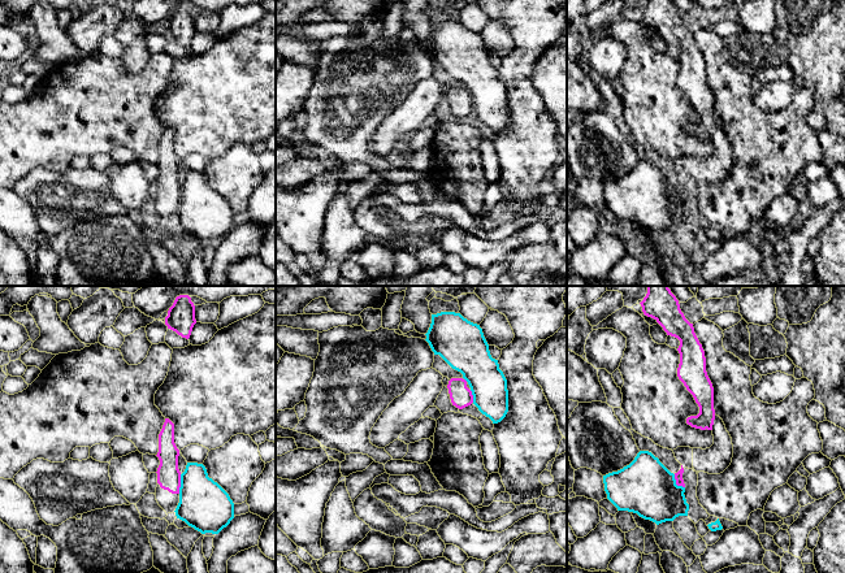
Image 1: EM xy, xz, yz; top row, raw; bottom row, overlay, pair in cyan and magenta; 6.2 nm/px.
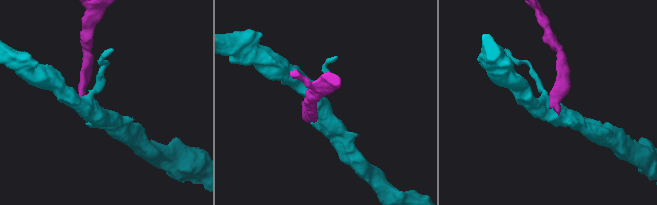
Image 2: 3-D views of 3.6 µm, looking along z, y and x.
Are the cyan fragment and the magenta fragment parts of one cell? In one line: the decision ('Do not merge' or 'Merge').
Do not merge

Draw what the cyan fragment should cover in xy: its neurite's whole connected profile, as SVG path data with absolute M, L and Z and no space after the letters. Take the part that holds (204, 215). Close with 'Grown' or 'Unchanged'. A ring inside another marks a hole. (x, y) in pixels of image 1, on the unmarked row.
M187 172L181 183L177 227L202 243L218 243L234 227L234 212L229 203L208 186L203 173Z. Unchanged

